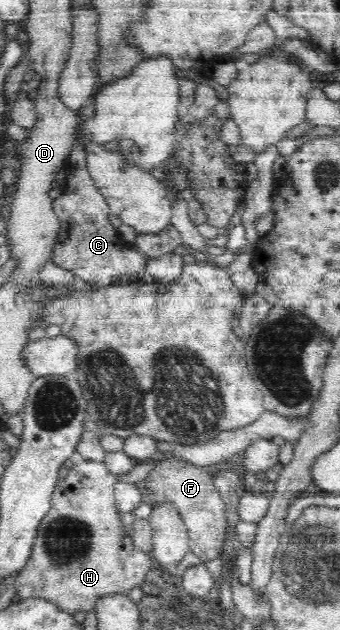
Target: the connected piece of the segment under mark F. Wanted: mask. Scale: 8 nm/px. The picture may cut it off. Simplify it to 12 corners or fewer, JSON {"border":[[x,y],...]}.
{"border":[[180,459],[154,462],[144,492],[171,502],[189,551],[222,555],[226,507],[212,474]]}

